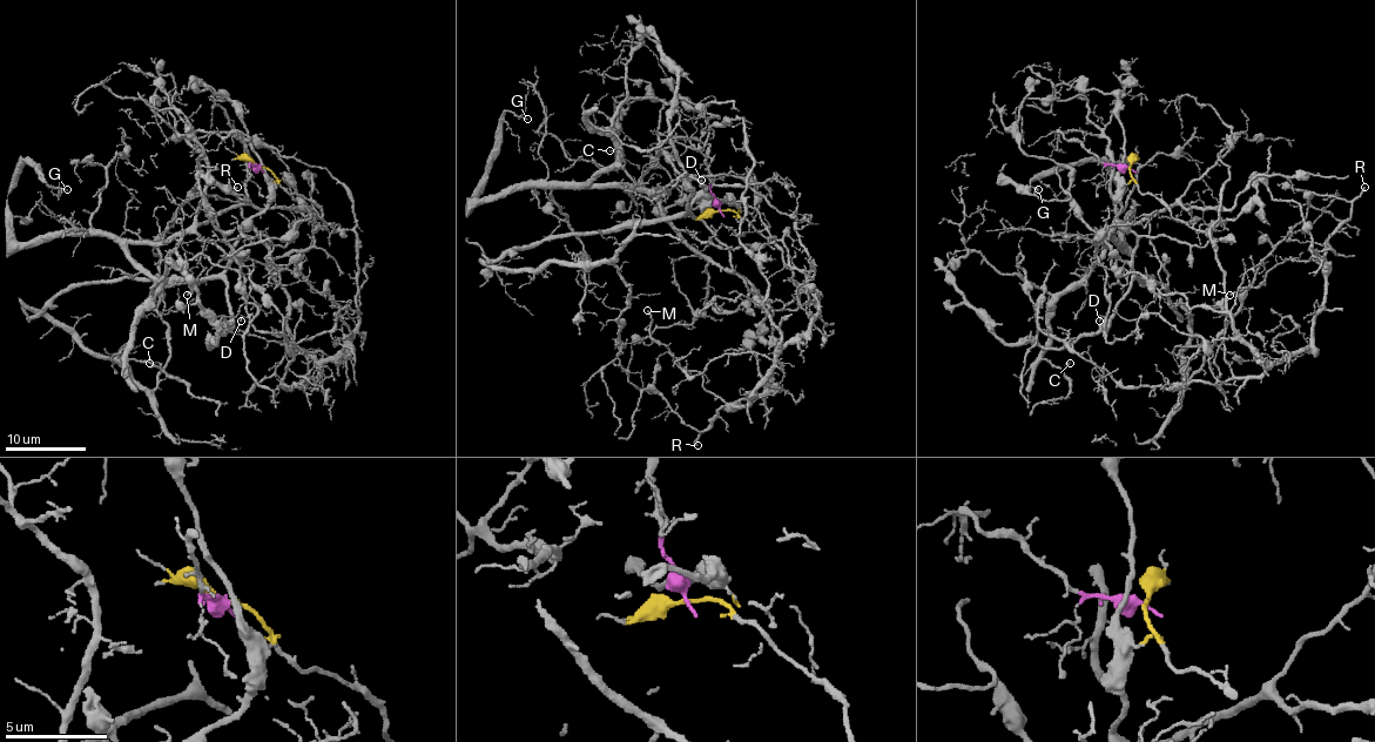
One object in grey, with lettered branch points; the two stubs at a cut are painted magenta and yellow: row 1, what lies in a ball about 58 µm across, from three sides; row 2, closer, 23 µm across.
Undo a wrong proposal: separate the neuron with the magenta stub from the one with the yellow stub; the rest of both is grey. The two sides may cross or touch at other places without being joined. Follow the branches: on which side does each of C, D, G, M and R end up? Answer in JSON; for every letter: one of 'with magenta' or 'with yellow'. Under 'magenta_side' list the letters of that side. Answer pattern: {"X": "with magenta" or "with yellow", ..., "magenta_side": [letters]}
{"C": "with magenta", "D": "with magenta", "G": "with magenta", "M": "with yellow", "R": "with yellow", "magenta_side": ["C", "D", "G"]}

